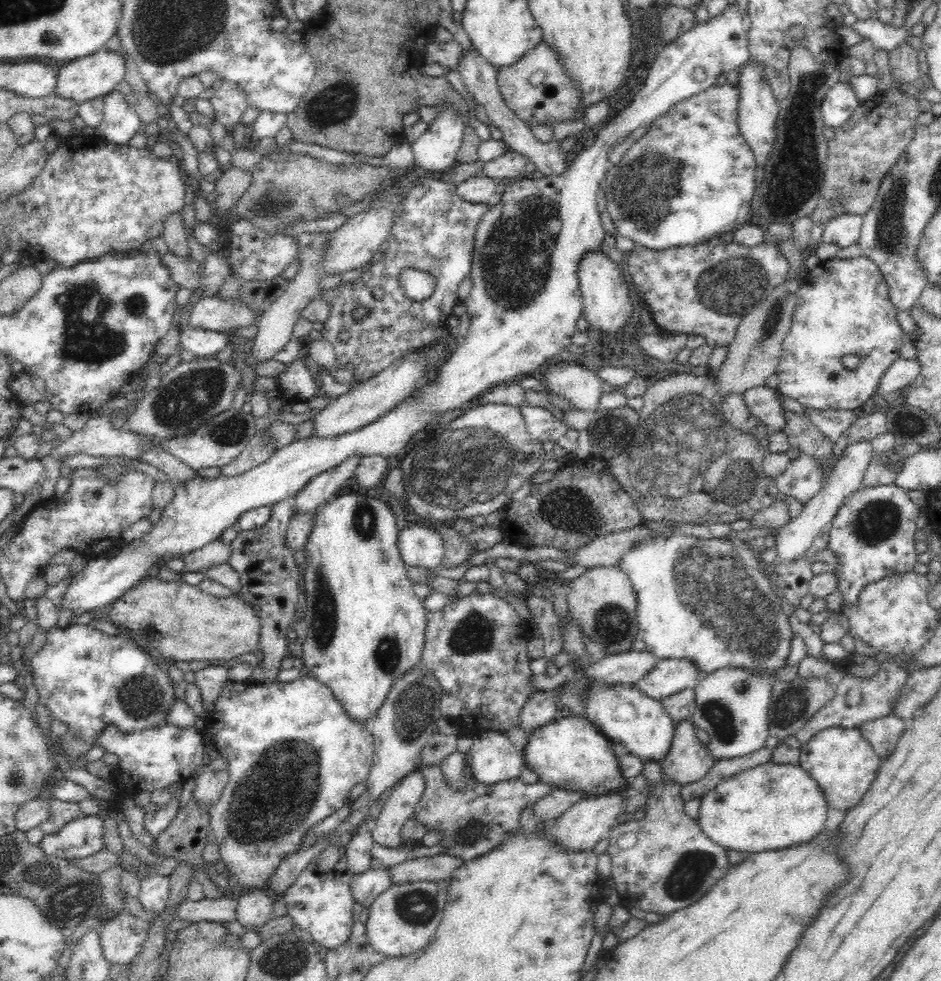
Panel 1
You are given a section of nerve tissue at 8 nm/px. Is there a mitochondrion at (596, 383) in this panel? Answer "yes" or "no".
no

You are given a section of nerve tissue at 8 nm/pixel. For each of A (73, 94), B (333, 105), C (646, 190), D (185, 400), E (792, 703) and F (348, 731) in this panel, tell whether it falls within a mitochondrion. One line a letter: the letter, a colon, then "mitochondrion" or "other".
A: other
B: mitochondrion
C: mitochondrion
D: mitochondrion
E: mitochondrion
F: other

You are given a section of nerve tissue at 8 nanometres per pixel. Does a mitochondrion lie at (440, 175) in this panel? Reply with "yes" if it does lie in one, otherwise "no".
no

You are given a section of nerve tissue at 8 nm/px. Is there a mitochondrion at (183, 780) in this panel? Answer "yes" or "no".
no

